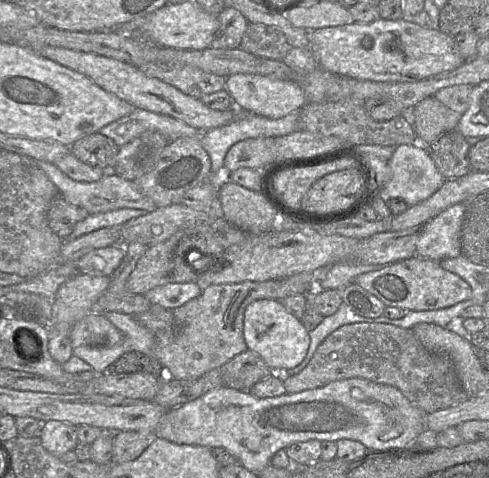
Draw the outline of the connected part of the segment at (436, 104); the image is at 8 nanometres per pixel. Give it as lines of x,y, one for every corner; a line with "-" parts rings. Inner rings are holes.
434,96
420,101
414,107
414,116
414,130
423,146
429,146
443,133
457,130
461,117

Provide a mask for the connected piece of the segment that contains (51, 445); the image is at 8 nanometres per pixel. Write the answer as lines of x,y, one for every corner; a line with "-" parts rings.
58,420
45,422
40,439
43,447
58,457
74,451
79,443
76,426

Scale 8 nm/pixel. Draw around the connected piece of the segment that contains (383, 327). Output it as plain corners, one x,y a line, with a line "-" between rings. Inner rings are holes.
384,323
346,324
328,335
317,347
308,365
299,373
282,373
282,380
287,393
323,387
330,382
349,378
364,378
369,381
393,386
416,407
427,414
434,413
466,401
469,396
462,388
451,361
444,355
429,351
414,335
412,329
404,329

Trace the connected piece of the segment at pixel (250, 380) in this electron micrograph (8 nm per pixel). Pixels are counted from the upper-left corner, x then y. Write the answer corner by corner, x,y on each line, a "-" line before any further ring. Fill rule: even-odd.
250,349
233,357
220,370
224,387
246,392
260,380
275,373
257,353

